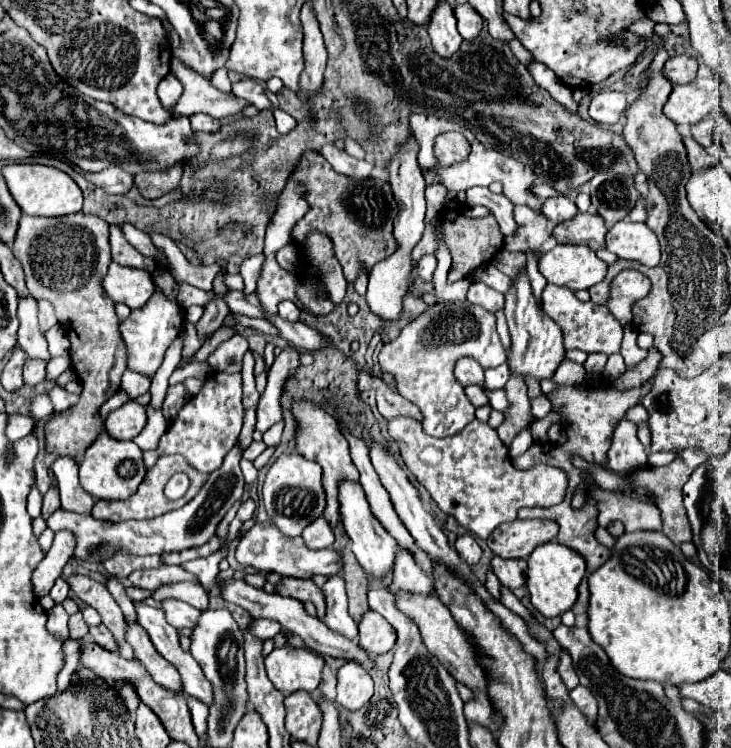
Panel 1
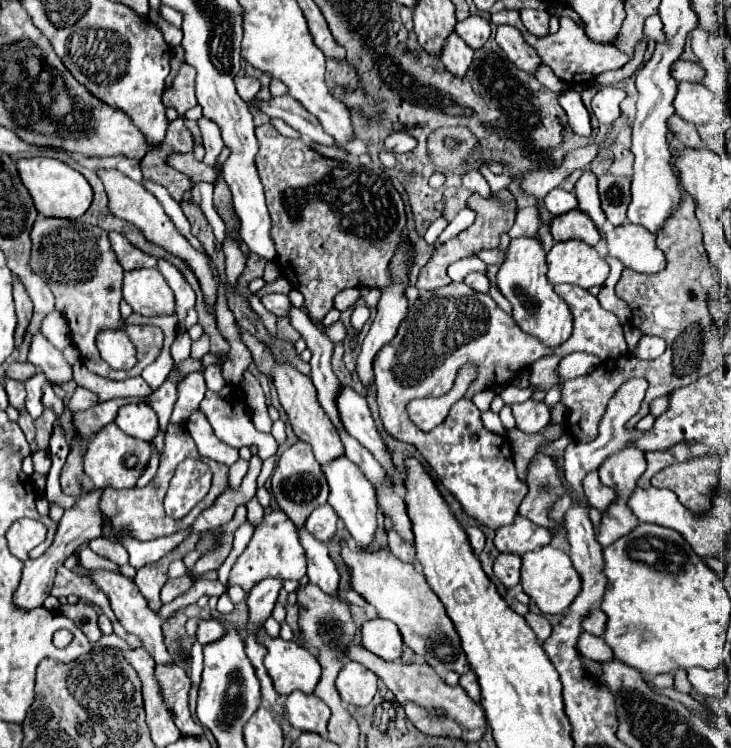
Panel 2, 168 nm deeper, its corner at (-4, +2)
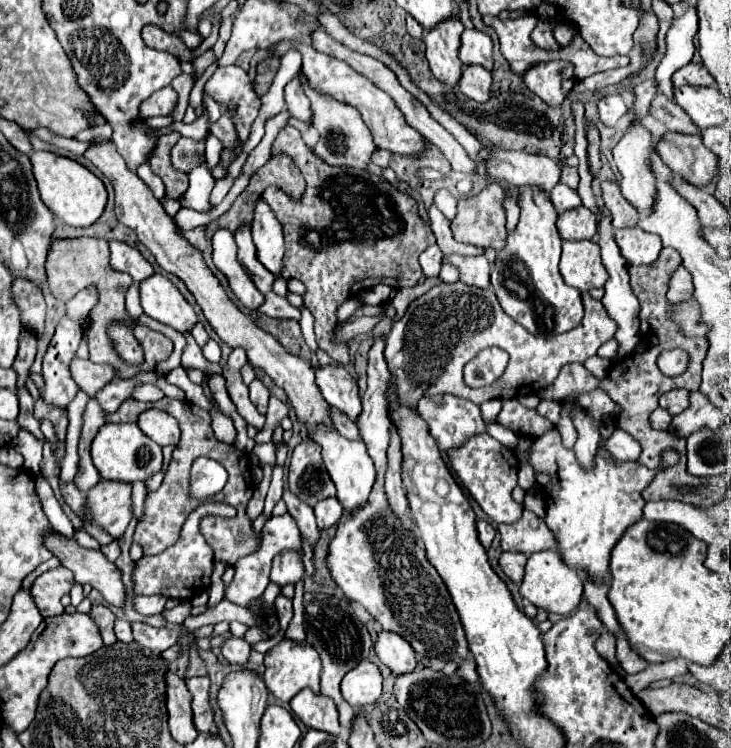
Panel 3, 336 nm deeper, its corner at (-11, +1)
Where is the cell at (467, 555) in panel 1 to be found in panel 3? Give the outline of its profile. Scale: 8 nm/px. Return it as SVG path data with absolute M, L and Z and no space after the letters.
M477 520L477 530L479 530L479 540L481 540L481 544L483 544L485 548L489 548L489 546L491 546L491 540L493 540L493 536L495 536L493 526L491 526L489 522L485 522L485 520Z

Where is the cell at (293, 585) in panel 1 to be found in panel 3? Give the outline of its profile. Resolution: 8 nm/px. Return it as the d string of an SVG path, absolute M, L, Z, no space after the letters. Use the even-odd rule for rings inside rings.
M329 596L325 600L317 600L317 602L311 602L305 606L305 634L307 634L307 642L315 650L321 648L321 656L325 660L323 664L327 668L327 670L321 670L321 694L335 700L335 704L339 708L339 722L341 722L343 730L347 732L355 712L343 700L339 684L351 668L355 668L361 660L367 658L367 654L373 646L371 636L369 636L365 624L355 616L355 612L351 612L351 604L345 598L335 598L335 596ZM321 616L323 616L323 620L321 620ZM327 664L331 664L331 666L327 666Z

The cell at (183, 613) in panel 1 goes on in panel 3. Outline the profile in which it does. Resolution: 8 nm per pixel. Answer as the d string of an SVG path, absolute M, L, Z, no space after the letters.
M229 638L221 646L221 654L229 660L231 666L247 668L247 662L249 662L249 656L251 656L251 646L241 638Z

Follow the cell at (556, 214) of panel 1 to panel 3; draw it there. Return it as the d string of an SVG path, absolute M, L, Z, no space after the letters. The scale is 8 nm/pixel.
M555 184L555 188L551 190L551 202L557 210L557 214L563 214L571 208L577 208L581 204L581 198L575 190L571 190L569 186L565 184Z

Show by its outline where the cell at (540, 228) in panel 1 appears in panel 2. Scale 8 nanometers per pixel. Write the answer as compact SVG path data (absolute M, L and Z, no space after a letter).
M524 207L516 211L516 221L514 221L514 227L508 231L508 235L510 239L516 239L516 237L538 239L540 227L542 227L542 217L538 207Z

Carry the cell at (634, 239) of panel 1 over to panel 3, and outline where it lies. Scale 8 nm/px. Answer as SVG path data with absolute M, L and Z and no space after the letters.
M621 228L615 232L615 242L621 250L621 256L629 264L651 264L659 258L661 238L657 234L643 232L641 228Z

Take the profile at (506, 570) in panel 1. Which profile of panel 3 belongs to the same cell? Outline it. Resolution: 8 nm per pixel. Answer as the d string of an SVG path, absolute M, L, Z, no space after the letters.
M503 552L499 558L499 566L515 584L521 584L523 580L525 562L527 562L527 556L521 552Z

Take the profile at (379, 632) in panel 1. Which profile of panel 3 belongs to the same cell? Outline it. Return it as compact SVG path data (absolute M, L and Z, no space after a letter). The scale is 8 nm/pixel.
M381 632L377 636L375 642L375 652L379 656L379 660L393 672L393 674L407 674L411 670L415 670L417 666L417 658L411 646L407 646L407 642L393 632Z

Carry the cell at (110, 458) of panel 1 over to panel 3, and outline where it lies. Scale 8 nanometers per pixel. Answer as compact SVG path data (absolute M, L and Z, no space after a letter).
M105 424L93 440L91 456L101 478L121 482L145 480L159 472L163 464L161 446L155 444L149 436L145 436L137 424Z

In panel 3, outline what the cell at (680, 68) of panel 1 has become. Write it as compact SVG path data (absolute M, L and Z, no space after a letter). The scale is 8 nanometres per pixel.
M689 62L679 72L673 74L673 86L677 88L683 84L691 84L691 86L697 87L715 86L715 78L711 78L711 74L707 74L707 68L703 64Z

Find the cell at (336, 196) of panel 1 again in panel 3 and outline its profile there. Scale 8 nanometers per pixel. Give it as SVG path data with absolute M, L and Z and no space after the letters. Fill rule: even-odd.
M287 126L279 132L277 140L273 142L273 156L285 152L293 158L297 168L303 172L307 180L307 190L299 202L293 202L283 190L269 186L263 192L263 200L271 206L275 218L283 226L285 236L285 268L283 278L291 280L297 278L307 286L307 294L303 296L305 306L315 316L315 336L319 350L325 350L337 364L345 366L349 364L349 346L347 342L335 342L335 328L337 318L335 310L351 296L355 296L361 290L369 290L375 284L389 284L393 288L405 288L415 286L421 280L421 266L419 266L419 254L435 244L435 236L431 232L431 226L421 220L417 202L409 196L399 192L395 186L391 186L387 180L379 178L377 174L371 174L367 170L353 170L353 168L337 168L325 164L319 156L315 156L309 146L303 142L301 132L293 126ZM315 232L313 244L309 242L309 234ZM311 252L311 254L309 254Z

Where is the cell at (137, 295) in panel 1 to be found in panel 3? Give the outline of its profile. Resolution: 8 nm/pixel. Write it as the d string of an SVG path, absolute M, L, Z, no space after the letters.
M153 274L141 282L141 306L147 316L179 332L191 332L199 322L193 306L161 274Z

